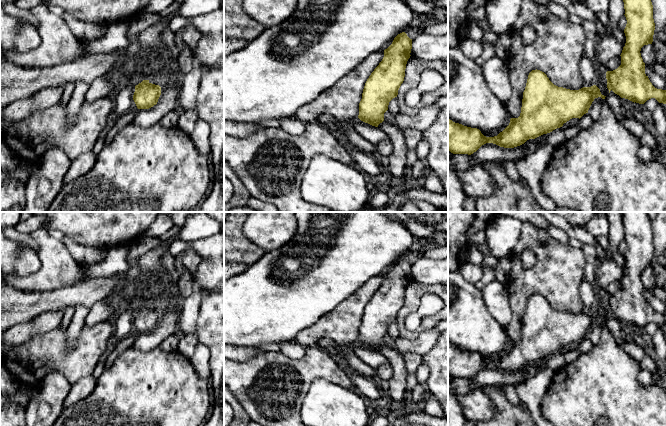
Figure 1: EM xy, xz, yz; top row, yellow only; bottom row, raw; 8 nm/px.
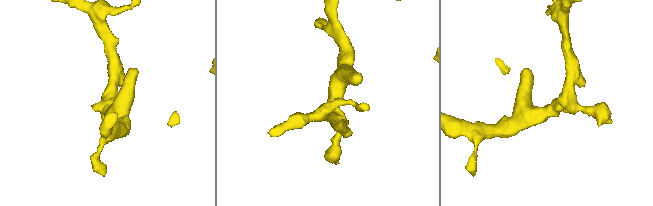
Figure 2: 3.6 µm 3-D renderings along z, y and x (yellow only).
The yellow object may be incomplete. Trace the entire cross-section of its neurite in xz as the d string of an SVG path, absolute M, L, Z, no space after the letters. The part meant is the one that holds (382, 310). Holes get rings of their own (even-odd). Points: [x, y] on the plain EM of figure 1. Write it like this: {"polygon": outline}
{"polygon": "M405 256L398 258L392 268L384 274L384 281L367 303L362 323L359 327L358 342L372 350L378 351L384 345L384 337L388 334L389 326L397 321L398 314L404 305L405 293L412 273L412 263Z"}

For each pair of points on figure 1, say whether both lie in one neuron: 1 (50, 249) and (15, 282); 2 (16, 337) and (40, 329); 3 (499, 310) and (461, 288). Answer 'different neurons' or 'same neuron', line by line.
1: same neuron
2: same neuron
3: different neurons

